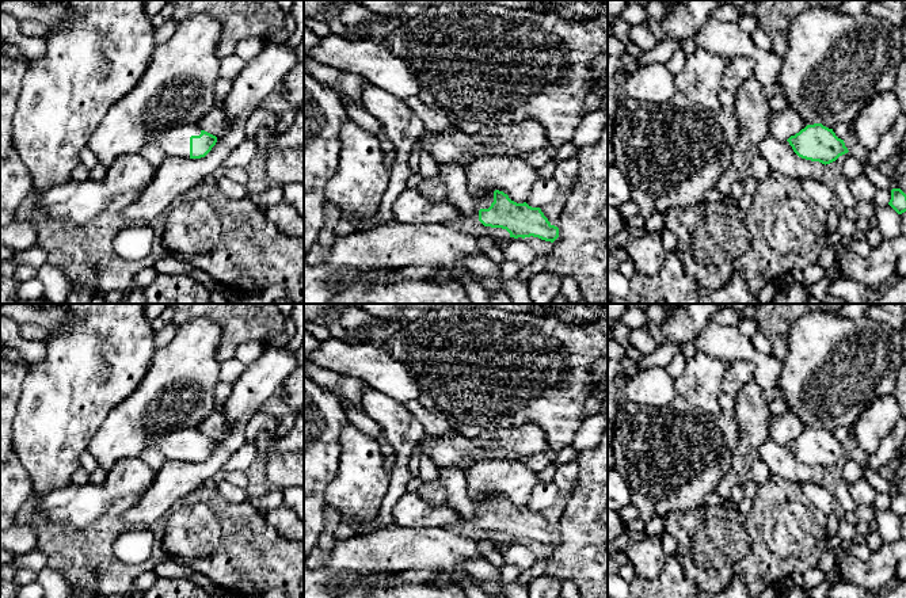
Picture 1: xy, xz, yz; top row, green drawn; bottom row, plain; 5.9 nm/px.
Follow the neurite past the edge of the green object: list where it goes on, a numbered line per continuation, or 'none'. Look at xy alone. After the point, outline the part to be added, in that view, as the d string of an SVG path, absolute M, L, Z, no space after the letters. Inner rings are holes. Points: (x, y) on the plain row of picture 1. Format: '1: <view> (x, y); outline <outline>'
1: xy (175, 446); outline M178 428L151 438L149 446L159 450L165 460L190 462L190 441L199 438L201 433L197 428Z

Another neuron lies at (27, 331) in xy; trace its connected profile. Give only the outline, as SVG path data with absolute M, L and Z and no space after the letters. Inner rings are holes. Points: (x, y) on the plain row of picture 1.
M23 324L19 327L19 334L24 340L43 340L47 339L46 331L35 324Z

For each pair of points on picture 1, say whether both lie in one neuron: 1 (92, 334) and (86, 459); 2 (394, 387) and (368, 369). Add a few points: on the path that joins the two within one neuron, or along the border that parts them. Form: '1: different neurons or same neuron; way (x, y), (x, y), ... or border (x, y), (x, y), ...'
1: different neurons; border (86, 448), (80, 457), (80, 467)
2: same neuron; way (387, 380), (375, 369)

